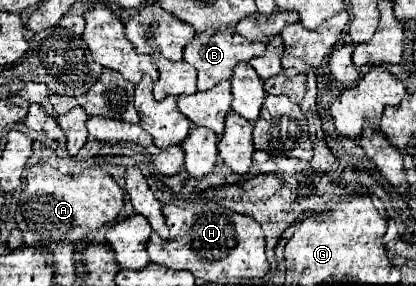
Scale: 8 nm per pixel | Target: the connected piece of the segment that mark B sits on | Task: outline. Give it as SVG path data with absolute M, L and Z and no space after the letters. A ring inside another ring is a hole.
M207 28L205 32L199 32L189 42L189 46L185 48L183 60L187 60L199 74L197 76L197 90L209 90L213 86L217 86L221 80L229 80L231 74L233 74L233 68L239 62L249 62L249 60L253 60L261 54L265 54L265 44L263 42L247 42L235 30Z

